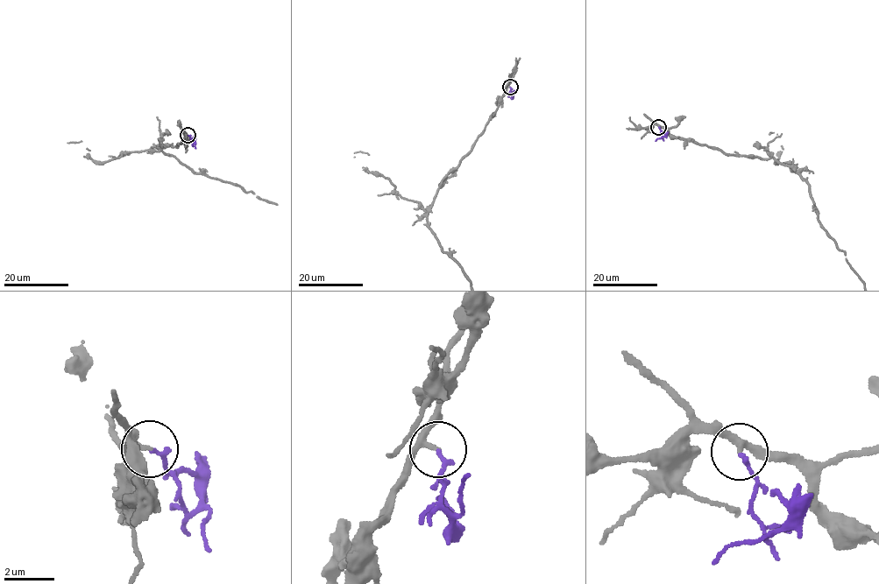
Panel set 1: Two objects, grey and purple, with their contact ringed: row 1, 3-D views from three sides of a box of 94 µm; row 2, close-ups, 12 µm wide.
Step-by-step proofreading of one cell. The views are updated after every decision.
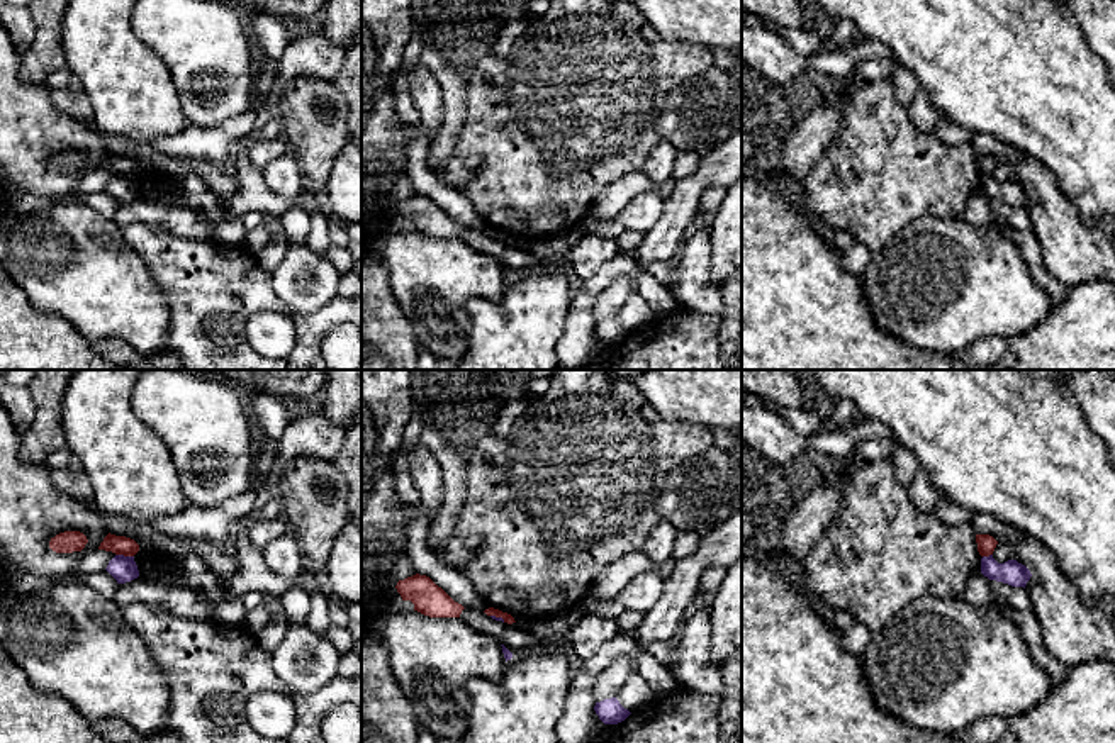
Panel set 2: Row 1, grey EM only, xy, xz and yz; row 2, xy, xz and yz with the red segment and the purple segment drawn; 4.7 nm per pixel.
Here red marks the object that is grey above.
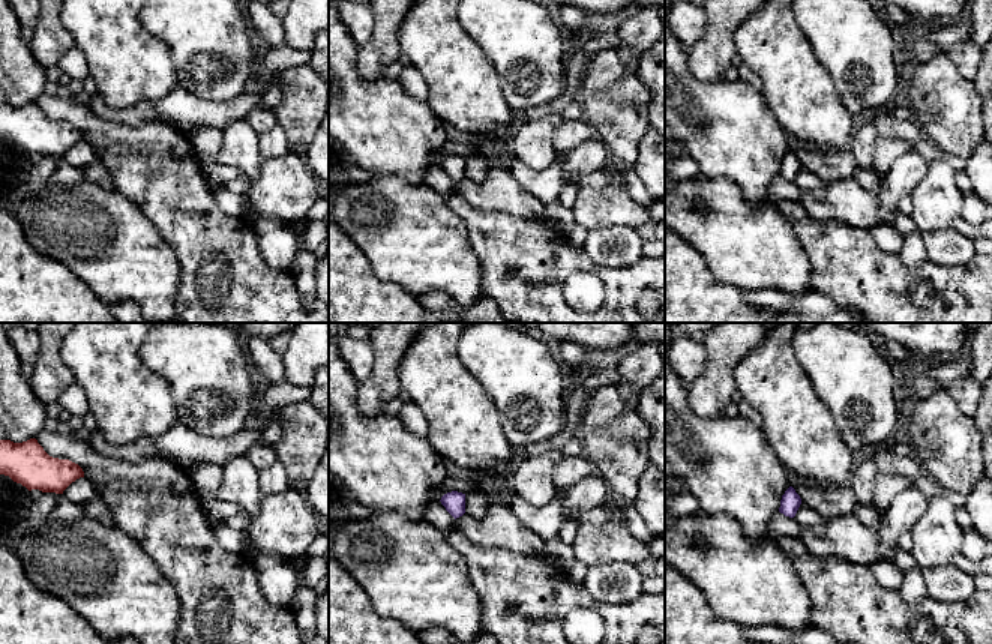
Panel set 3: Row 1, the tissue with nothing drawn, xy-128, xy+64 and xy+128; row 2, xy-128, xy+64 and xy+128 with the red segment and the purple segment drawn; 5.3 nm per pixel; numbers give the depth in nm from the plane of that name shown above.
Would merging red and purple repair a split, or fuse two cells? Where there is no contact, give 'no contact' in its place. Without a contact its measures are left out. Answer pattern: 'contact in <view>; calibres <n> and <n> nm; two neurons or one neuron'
contact in xy; calibres 90 and 120 nm; two neurons

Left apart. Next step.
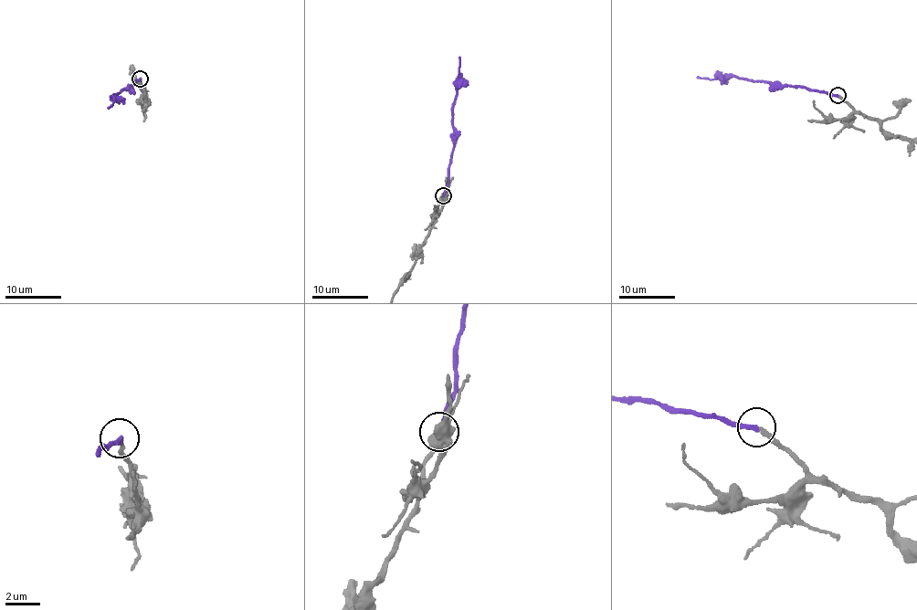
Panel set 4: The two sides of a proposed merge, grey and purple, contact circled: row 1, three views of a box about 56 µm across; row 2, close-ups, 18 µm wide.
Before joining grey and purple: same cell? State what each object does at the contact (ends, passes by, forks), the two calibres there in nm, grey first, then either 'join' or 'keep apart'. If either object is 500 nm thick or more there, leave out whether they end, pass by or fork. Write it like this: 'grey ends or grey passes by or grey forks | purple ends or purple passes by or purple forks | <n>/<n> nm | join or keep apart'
grey ends | purple ends | 190/220 nm | join

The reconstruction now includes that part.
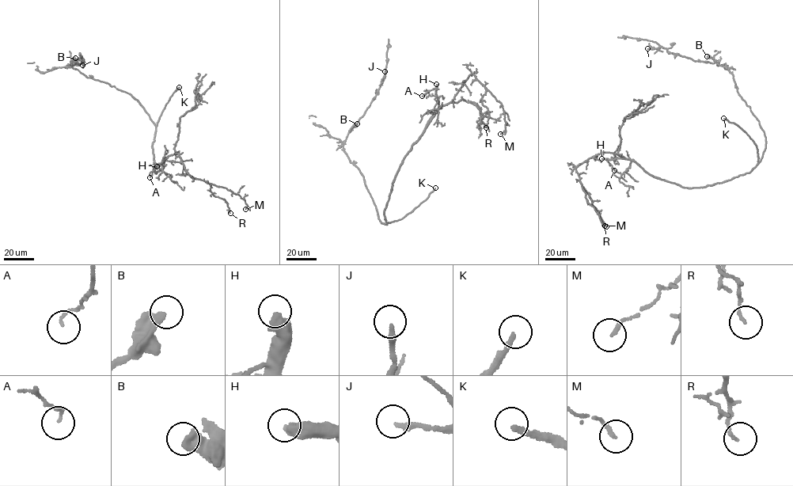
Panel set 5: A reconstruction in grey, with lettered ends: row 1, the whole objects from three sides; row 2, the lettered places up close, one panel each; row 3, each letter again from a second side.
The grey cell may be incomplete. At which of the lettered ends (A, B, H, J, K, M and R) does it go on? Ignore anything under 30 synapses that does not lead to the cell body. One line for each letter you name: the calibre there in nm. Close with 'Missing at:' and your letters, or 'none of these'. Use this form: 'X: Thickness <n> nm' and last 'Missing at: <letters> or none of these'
H: Thickness 500 nm
K: Thickness 220 nm
Missing at: H, K

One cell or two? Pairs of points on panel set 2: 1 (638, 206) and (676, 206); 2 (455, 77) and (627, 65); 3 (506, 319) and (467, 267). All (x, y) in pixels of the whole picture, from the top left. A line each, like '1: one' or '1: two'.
1: two
2: two
3: two

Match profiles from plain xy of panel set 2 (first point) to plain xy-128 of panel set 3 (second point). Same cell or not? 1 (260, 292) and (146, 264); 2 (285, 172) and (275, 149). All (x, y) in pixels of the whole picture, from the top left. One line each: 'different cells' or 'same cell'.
1: different cells
2: same cell

